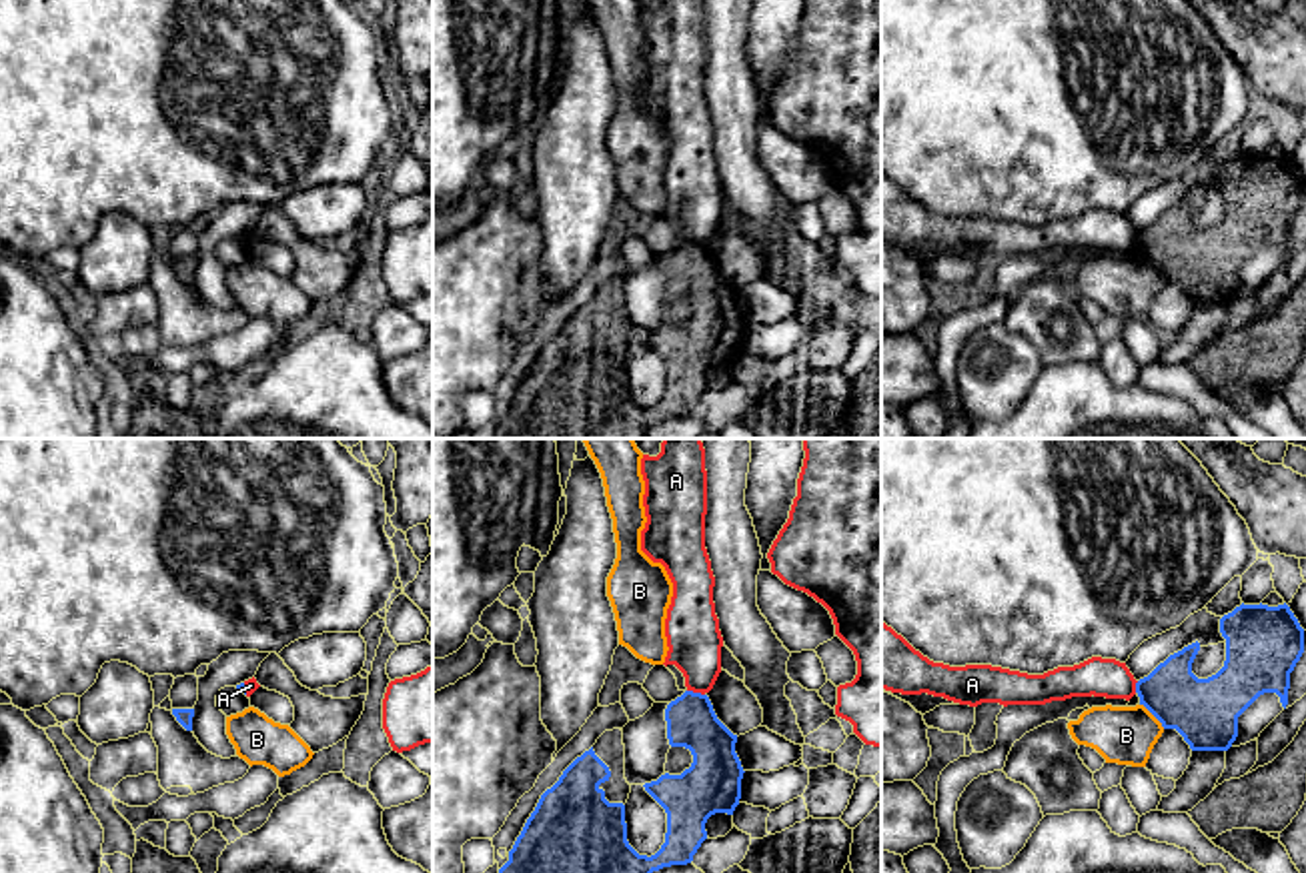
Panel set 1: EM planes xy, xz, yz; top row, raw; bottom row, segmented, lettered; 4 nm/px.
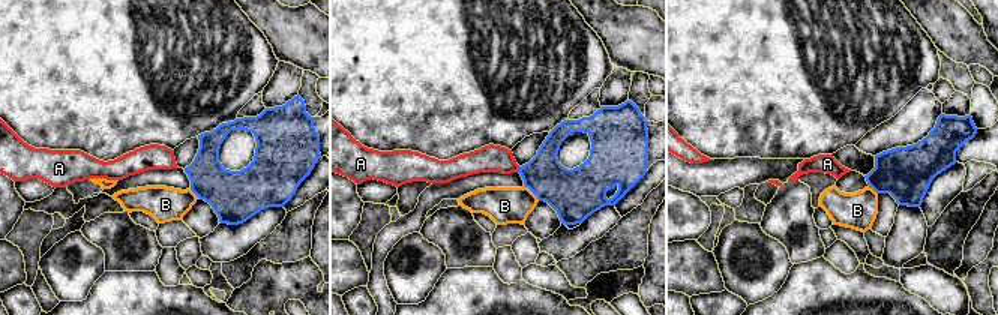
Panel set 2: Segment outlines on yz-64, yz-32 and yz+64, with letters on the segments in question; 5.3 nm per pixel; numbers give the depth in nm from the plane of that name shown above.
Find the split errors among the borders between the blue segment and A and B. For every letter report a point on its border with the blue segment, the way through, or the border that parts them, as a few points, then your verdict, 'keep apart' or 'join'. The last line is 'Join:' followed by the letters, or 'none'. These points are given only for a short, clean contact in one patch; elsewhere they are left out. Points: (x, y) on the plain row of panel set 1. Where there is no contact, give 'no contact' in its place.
A: contact xz (696, 245); border xz (688, 241), (704, 247); keep apart
B: contact yz (1152, 265); border yz (1140, 255), (1164, 279); keep apart
Join: none

